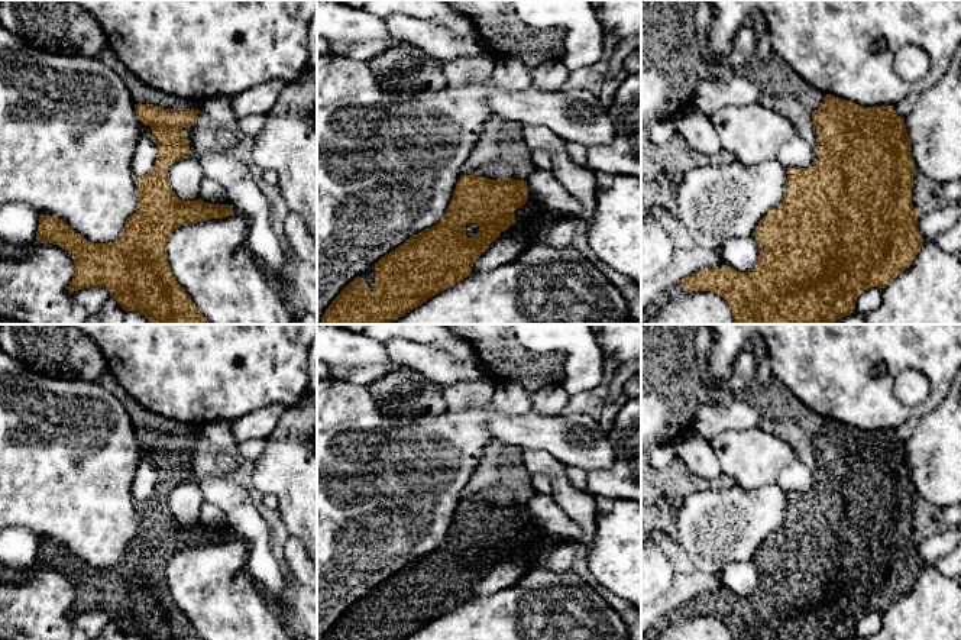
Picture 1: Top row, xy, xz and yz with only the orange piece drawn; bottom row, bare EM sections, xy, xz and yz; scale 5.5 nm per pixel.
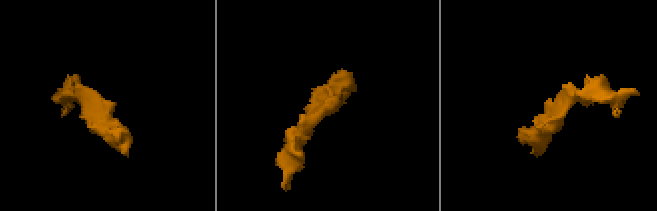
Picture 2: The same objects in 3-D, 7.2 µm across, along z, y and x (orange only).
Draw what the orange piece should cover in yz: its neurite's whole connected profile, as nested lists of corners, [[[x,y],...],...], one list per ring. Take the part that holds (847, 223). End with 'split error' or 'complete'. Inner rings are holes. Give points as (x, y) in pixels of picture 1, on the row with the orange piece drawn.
[[[826,94],[821,107],[812,113],[812,119],[818,129],[818,158],[805,169],[787,168],[787,182],[783,201],[760,220],[753,233],[760,252],[755,266],[750,272],[737,272],[735,269],[725,266],[698,271],[692,277],[670,288],[670,297],[677,297],[692,291],[711,291],[718,294],[731,308],[735,324],[834,324],[837,320],[855,311],[855,301],[865,290],[873,287],[884,290],[894,278],[913,264],[925,240],[918,227],[919,210],[916,210],[912,204],[913,172],[918,168],[910,152],[905,117],[896,116],[893,106],[864,107]]] | split error

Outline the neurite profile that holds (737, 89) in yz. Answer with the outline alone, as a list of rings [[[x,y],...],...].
[[[728,72],[724,80],[702,81],[692,104],[705,114],[729,106],[750,106],[758,101],[758,87],[744,72]]]

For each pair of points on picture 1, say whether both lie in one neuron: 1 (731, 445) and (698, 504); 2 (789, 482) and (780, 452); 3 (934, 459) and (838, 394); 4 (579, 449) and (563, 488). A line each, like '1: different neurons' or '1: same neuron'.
1: different neurons
2: different neurons
3: different neurons
4: different neurons

